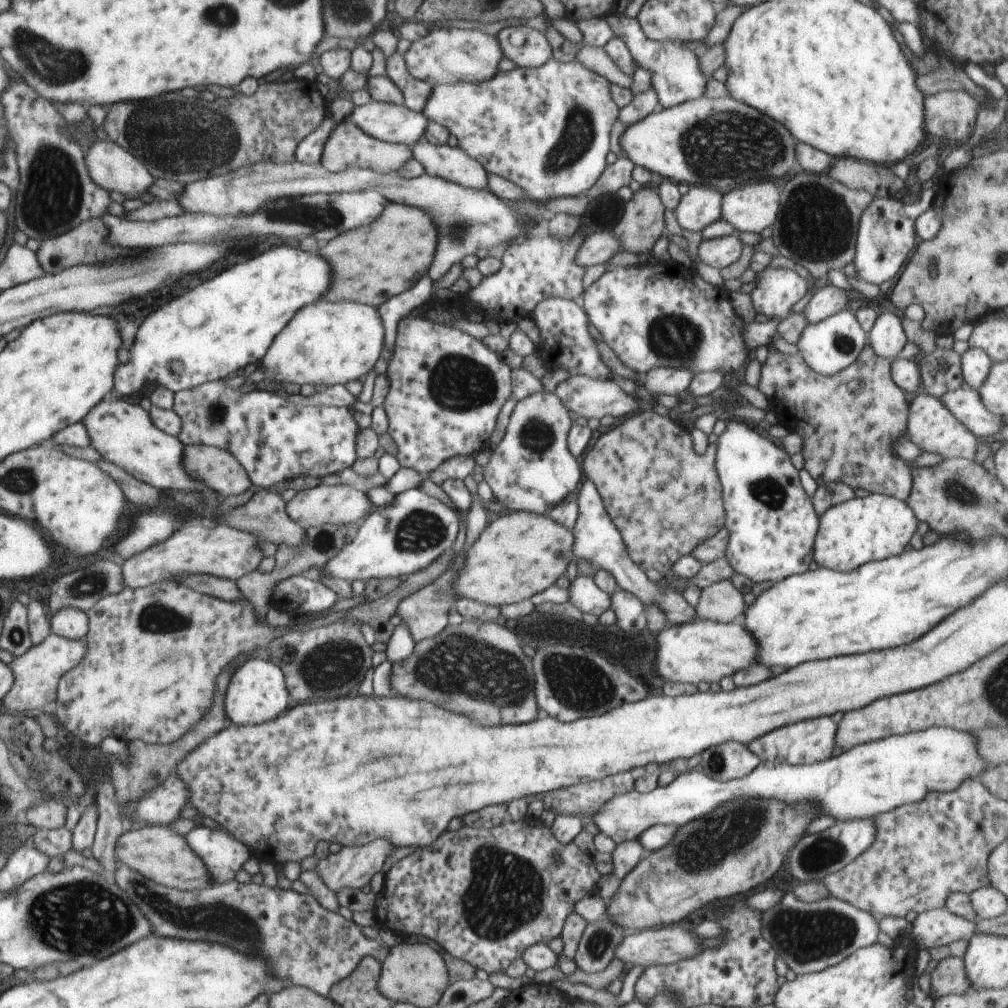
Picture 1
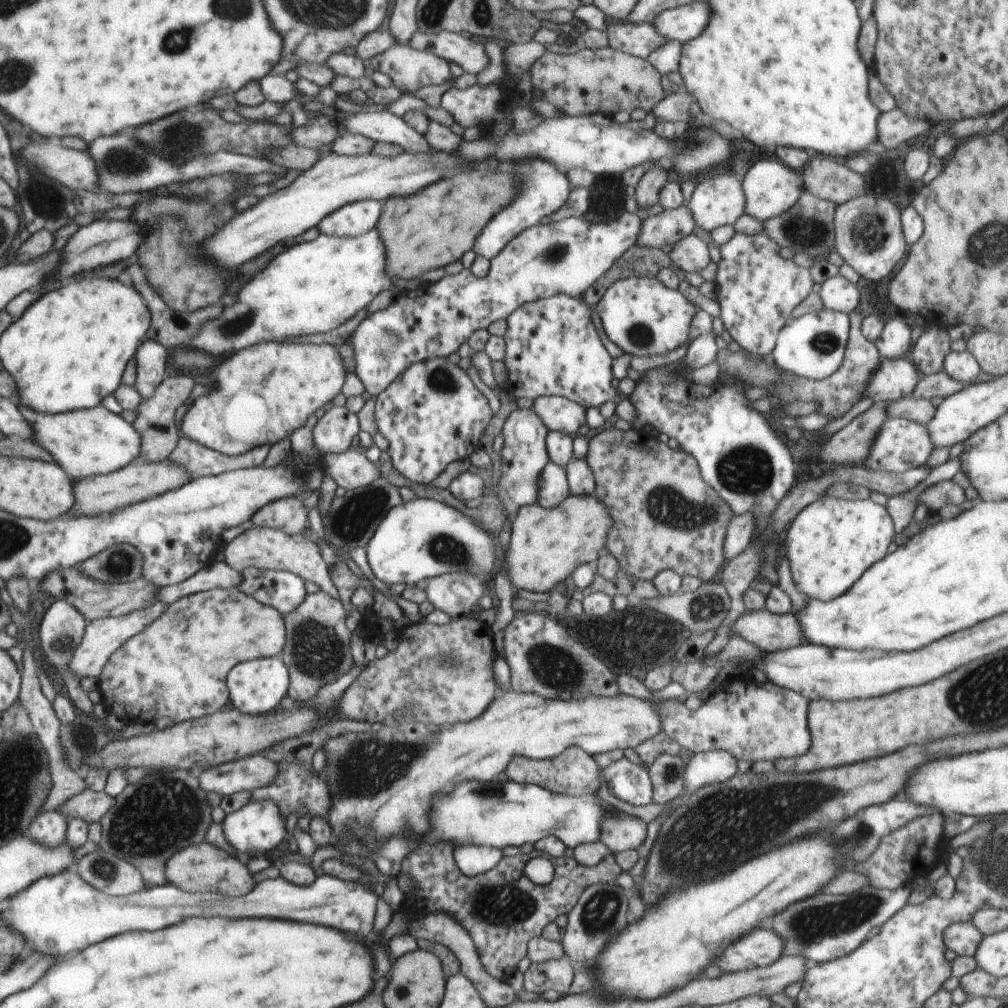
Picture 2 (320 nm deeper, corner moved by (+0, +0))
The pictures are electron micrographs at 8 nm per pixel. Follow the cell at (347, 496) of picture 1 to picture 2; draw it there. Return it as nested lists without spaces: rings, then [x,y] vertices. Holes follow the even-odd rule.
[[[286,497],[269,502],[257,510],[250,519],[254,527],[281,530],[287,535],[308,532],[306,529],[308,512],[302,505],[303,501],[303,497]]]

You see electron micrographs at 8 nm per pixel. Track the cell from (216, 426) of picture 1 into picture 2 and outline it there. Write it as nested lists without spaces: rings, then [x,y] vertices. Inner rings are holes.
[[[346,406],[332,407],[313,426],[313,443],[322,459],[327,452],[343,453],[351,448],[352,438],[359,434],[357,413]]]

